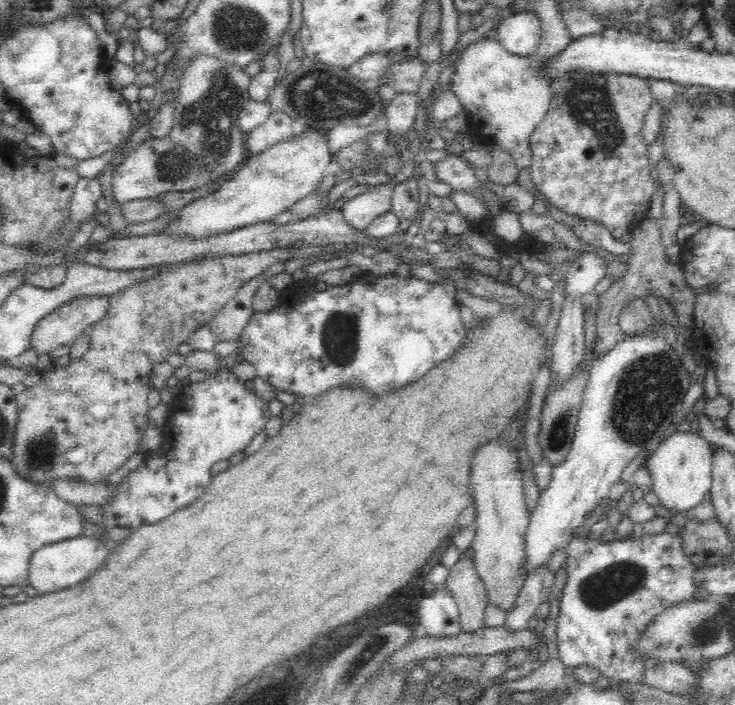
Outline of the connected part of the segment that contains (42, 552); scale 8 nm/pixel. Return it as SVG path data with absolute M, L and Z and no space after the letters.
M85 535L43 546L41 549L37 550L37 553L35 553L32 558L30 558L29 585L37 590L38 595L45 595L74 586L85 578L90 577L90 574L97 572L98 568L100 568L102 564L105 564L108 553L109 550L106 544L103 544L103 542L98 539L90 538Z

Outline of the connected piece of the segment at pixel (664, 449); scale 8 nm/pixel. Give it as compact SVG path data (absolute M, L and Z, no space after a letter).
M675 431L661 440L656 450L649 453L646 464L653 484L652 492L658 496L660 506L673 513L684 513L699 506L711 491L711 462L713 451L701 435Z

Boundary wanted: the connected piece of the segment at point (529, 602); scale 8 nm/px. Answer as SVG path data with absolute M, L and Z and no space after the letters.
M549 563L535 569L530 577L526 577L524 586L514 602L514 608L507 612L504 618L503 626L510 631L525 630L528 620L534 616L539 606L548 601L554 579L555 574Z

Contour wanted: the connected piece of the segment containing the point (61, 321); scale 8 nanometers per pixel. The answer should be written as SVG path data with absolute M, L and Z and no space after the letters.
M106 294L96 296L76 296L76 298L66 302L63 306L46 314L44 318L35 326L32 340L29 344L29 350L33 350L36 354L56 355L64 346L69 346L74 338L78 338L82 332L101 318L104 318L109 308L110 297Z

